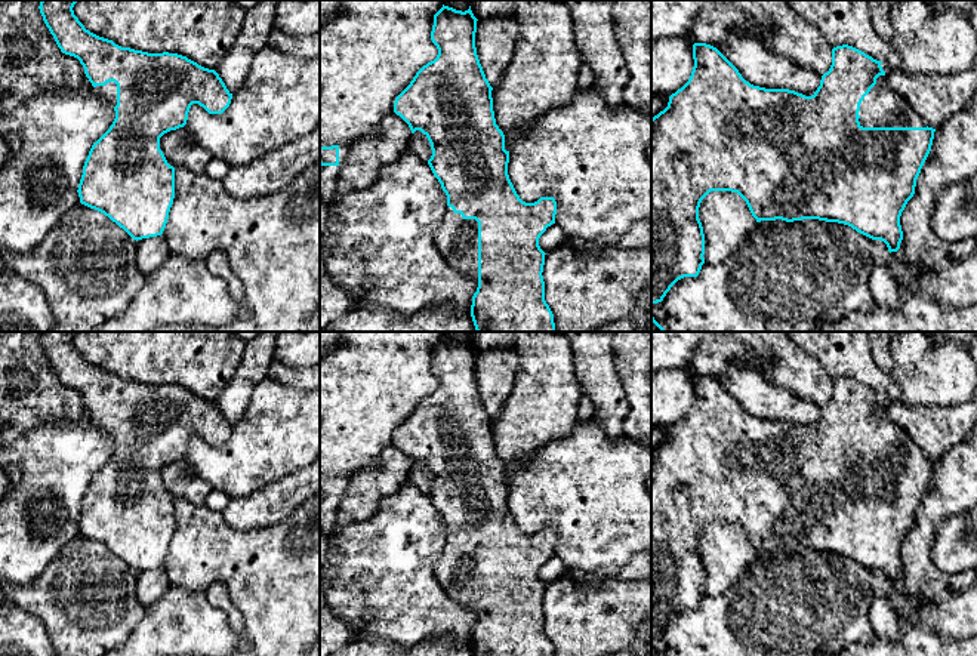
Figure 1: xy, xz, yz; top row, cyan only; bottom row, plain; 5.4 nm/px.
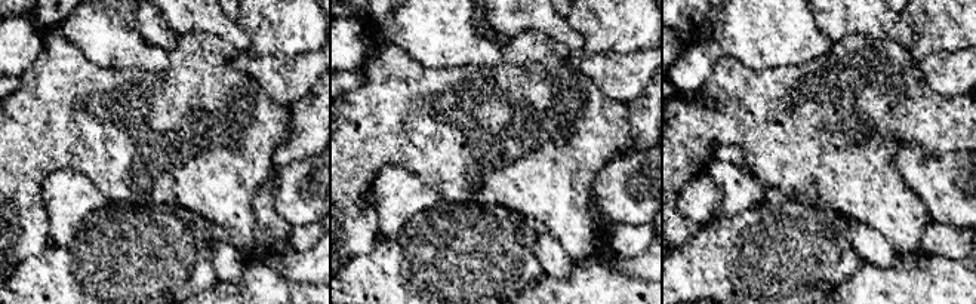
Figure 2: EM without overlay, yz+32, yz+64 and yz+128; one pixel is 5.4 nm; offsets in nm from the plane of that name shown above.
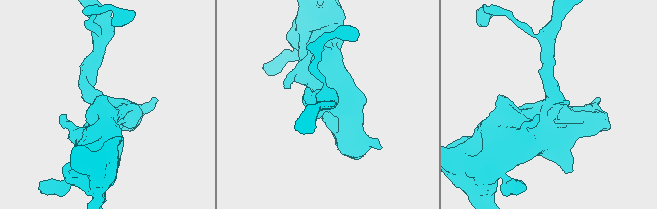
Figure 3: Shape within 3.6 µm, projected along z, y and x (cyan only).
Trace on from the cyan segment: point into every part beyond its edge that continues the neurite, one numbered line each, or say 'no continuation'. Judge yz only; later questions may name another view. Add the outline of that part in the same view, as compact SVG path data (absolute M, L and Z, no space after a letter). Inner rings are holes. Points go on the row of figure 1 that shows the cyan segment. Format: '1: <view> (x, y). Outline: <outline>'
1: yz (881, 107). Outline: M875 84L860 104L863 127L927 127L922 117L899 93Z

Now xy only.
1: xy (108, 92). Outline: M110 81L105 86L96 86L93 87L93 92L102 96L113 108L117 105L117 84L114 81Z

